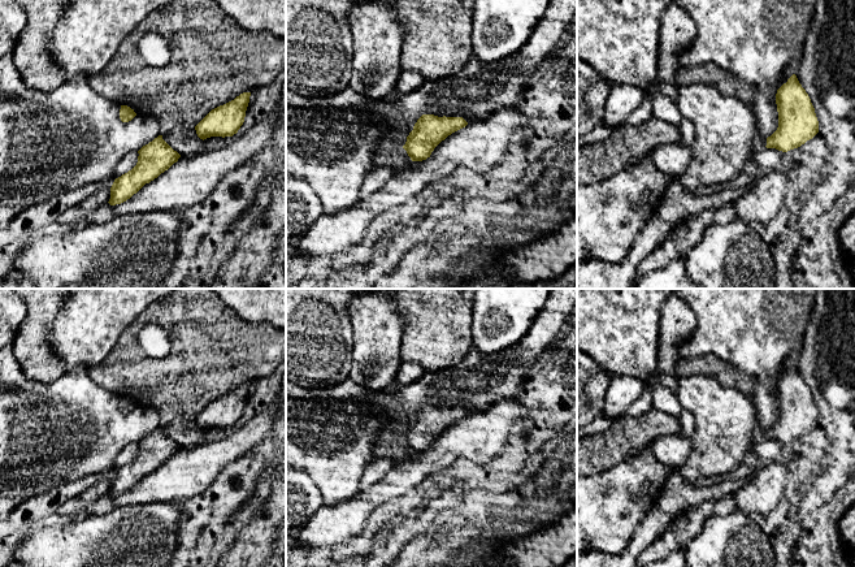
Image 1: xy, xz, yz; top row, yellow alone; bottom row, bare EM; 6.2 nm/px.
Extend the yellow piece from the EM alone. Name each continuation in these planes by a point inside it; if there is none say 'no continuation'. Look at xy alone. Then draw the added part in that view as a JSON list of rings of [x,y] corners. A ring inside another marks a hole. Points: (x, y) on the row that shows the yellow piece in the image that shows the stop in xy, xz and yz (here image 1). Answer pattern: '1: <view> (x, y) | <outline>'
no continuation

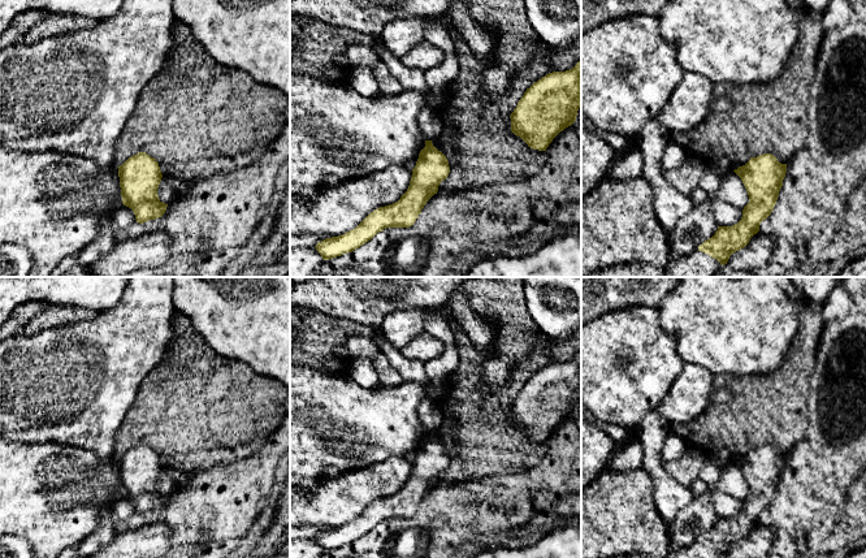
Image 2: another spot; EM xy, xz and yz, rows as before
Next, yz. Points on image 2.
1: yz (697, 264) | [[[696,250],[687,256],[672,256],[663,268],[663,277],[713,277],[720,267],[716,259]]]

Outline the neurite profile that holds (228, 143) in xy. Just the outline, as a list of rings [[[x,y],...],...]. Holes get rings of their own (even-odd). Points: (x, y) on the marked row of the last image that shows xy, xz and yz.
[[[176,20],[173,46],[161,69],[142,90],[137,105],[116,144],[114,161],[120,166],[138,152],[146,152],[160,166],[163,177],[192,182],[218,173],[238,170],[265,153],[272,142],[290,124],[290,98],[274,87],[256,82],[237,68],[218,64],[194,38],[191,29]]]

